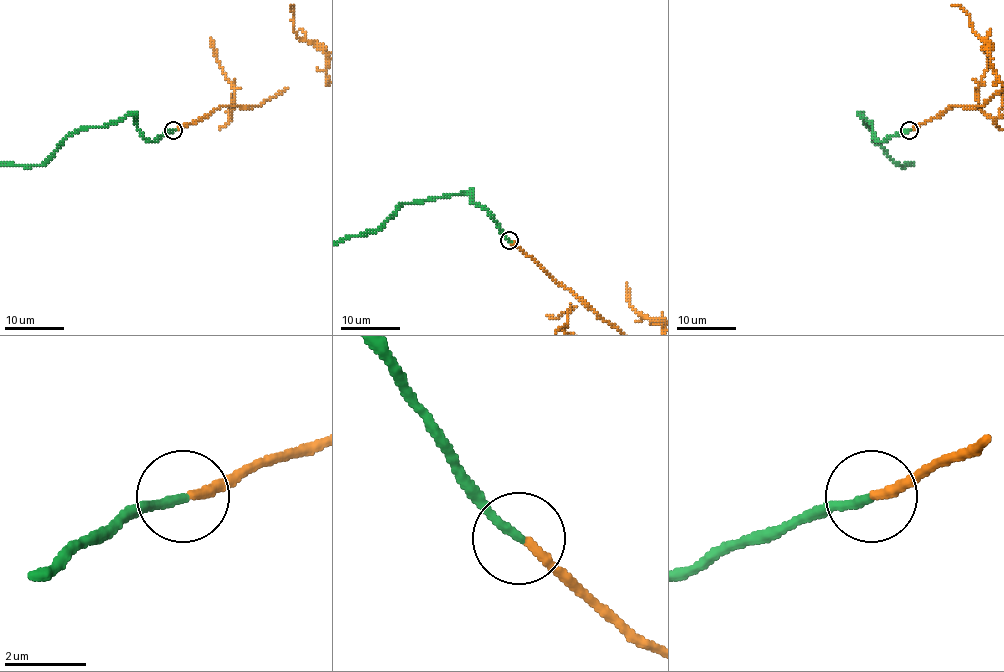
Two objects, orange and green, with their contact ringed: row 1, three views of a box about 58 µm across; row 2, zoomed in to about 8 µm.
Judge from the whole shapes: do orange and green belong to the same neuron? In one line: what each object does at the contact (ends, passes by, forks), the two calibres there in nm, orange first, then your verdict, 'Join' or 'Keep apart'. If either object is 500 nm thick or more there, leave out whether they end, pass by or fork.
At the ring orange ends. At the ring green ends. Thickness 240 nm (orange) against 220 nm. Join

